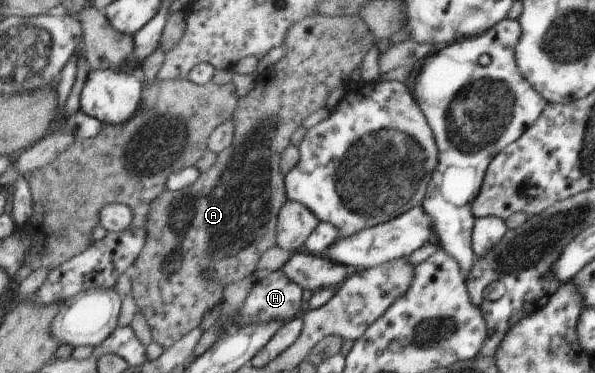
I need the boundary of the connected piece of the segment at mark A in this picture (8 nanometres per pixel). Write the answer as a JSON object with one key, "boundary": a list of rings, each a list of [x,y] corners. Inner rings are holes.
{"boundary":[[[305,17],[303,22],[298,22],[289,28],[287,38],[284,40],[284,46],[286,49],[284,57],[267,70],[266,73],[261,74],[255,82],[254,89],[240,98],[240,104],[231,118],[236,126],[234,143],[218,154],[217,162],[207,172],[202,173],[195,184],[180,191],[172,191],[166,188],[155,201],[149,202],[149,212],[147,213],[145,223],[145,230],[148,230],[146,243],[141,254],[137,256],[137,260],[132,264],[132,269],[129,273],[130,290],[136,306],[143,310],[147,314],[147,318],[149,318],[149,324],[154,334],[154,342],[163,346],[165,350],[175,345],[180,338],[185,338],[186,334],[191,334],[192,330],[195,330],[197,326],[201,326],[201,316],[213,308],[213,306],[221,306],[221,302],[225,302],[225,286],[229,286],[229,283],[241,280],[245,276],[251,276],[255,272],[261,256],[269,248],[273,248],[273,246],[278,244],[278,217],[280,216],[280,210],[284,208],[284,204],[288,201],[288,194],[285,190],[286,175],[283,175],[283,172],[279,170],[279,160],[283,156],[281,152],[285,150],[286,146],[291,144],[293,132],[303,124],[305,117],[313,114],[313,112],[317,112],[319,108],[325,107],[331,91],[339,88],[345,89],[350,81],[349,77],[353,74],[353,70],[357,70],[357,68],[307,68],[307,17]],[[208,270],[215,271],[212,277],[217,282],[210,282],[205,278]]]}

